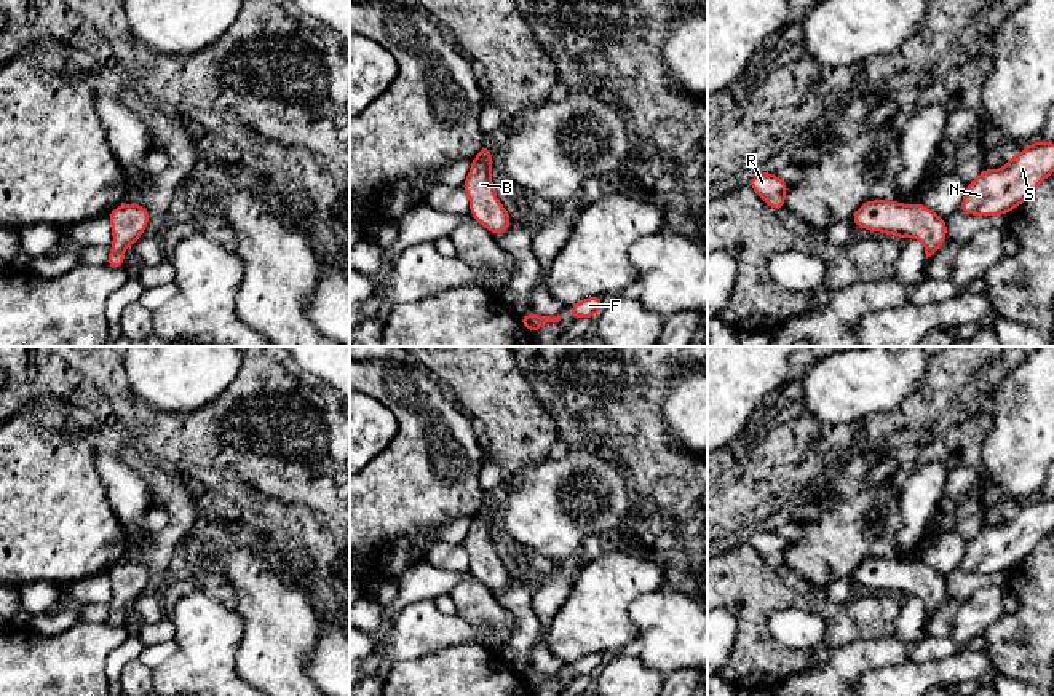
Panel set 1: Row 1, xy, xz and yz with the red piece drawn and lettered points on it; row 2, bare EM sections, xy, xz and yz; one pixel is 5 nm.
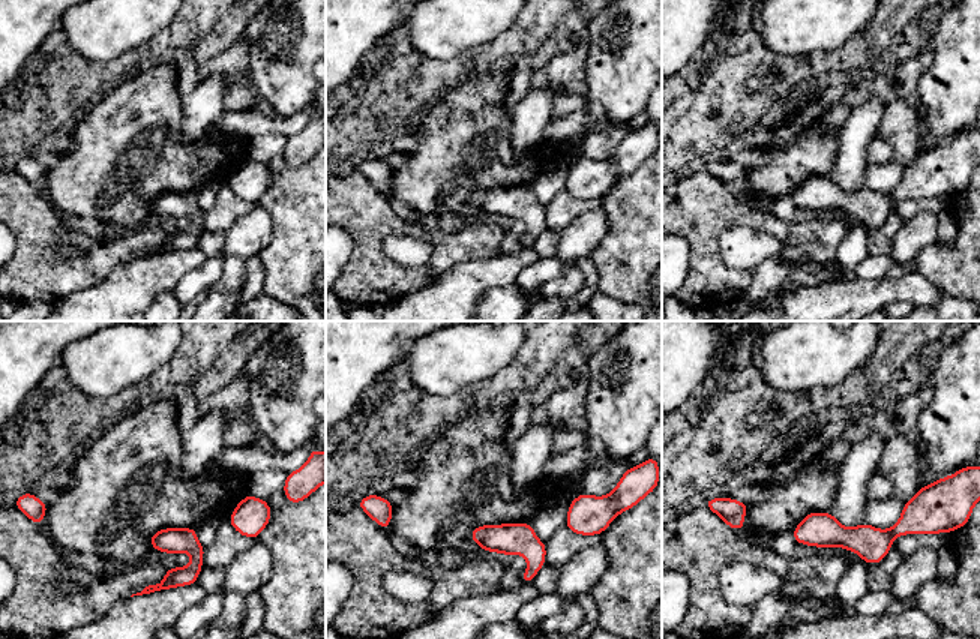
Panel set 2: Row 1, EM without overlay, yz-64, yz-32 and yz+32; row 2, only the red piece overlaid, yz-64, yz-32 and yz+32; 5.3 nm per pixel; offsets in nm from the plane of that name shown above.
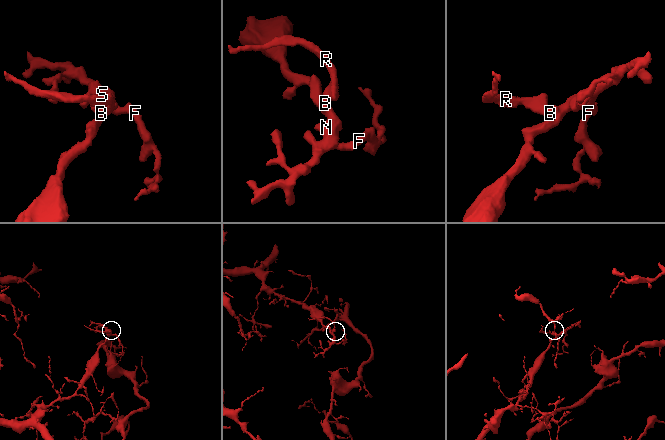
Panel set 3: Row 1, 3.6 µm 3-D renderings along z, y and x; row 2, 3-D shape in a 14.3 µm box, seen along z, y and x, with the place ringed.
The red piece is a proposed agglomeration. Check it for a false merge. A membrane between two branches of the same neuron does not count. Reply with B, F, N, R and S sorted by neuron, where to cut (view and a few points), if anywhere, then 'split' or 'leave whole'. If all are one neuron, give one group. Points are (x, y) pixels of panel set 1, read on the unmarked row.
B F N R S; no cut; leave whole

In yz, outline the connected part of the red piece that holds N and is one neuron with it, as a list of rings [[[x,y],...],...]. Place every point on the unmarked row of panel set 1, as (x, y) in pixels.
[[[1036,498],[1000,527],[982,527],[966,541],[958,568],[968,573],[1006,573],[1027,559],[1054,532],[1054,500]]]

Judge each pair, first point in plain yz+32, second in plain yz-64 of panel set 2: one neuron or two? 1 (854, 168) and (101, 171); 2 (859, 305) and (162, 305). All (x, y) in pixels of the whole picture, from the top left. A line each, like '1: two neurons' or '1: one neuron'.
1: two neurons
2: one neuron

